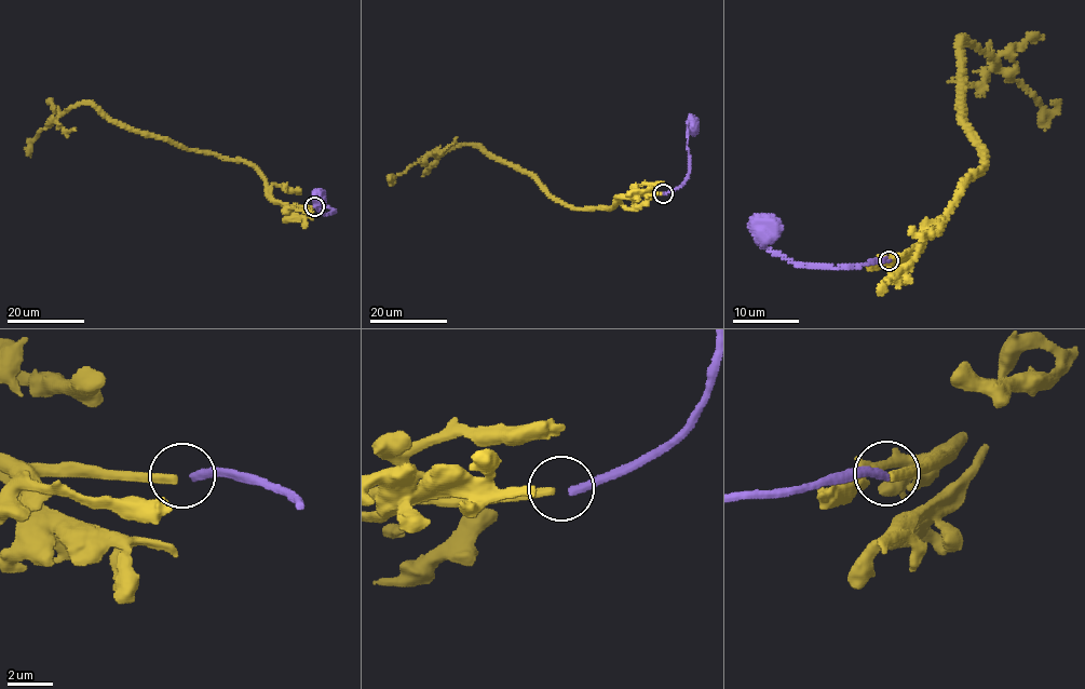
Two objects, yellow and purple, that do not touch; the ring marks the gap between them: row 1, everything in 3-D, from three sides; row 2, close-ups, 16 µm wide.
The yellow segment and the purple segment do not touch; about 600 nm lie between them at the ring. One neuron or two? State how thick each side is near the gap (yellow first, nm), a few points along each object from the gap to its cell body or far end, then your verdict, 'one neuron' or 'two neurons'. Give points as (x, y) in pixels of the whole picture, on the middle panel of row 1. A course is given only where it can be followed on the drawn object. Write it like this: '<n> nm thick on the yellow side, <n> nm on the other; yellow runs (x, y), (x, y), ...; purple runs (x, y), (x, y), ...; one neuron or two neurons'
360 nm thick on the yellow side, 360 nm on the other; yellow runs (662, 192), (623, 193), (605, 207), (568, 206), (553, 200), (528, 174), (462, 144), (425, 156), (391, 185); purple runs (664, 193), (676, 189), (685, 181), (689, 171), (689, 121), (693, 125); one neuron

